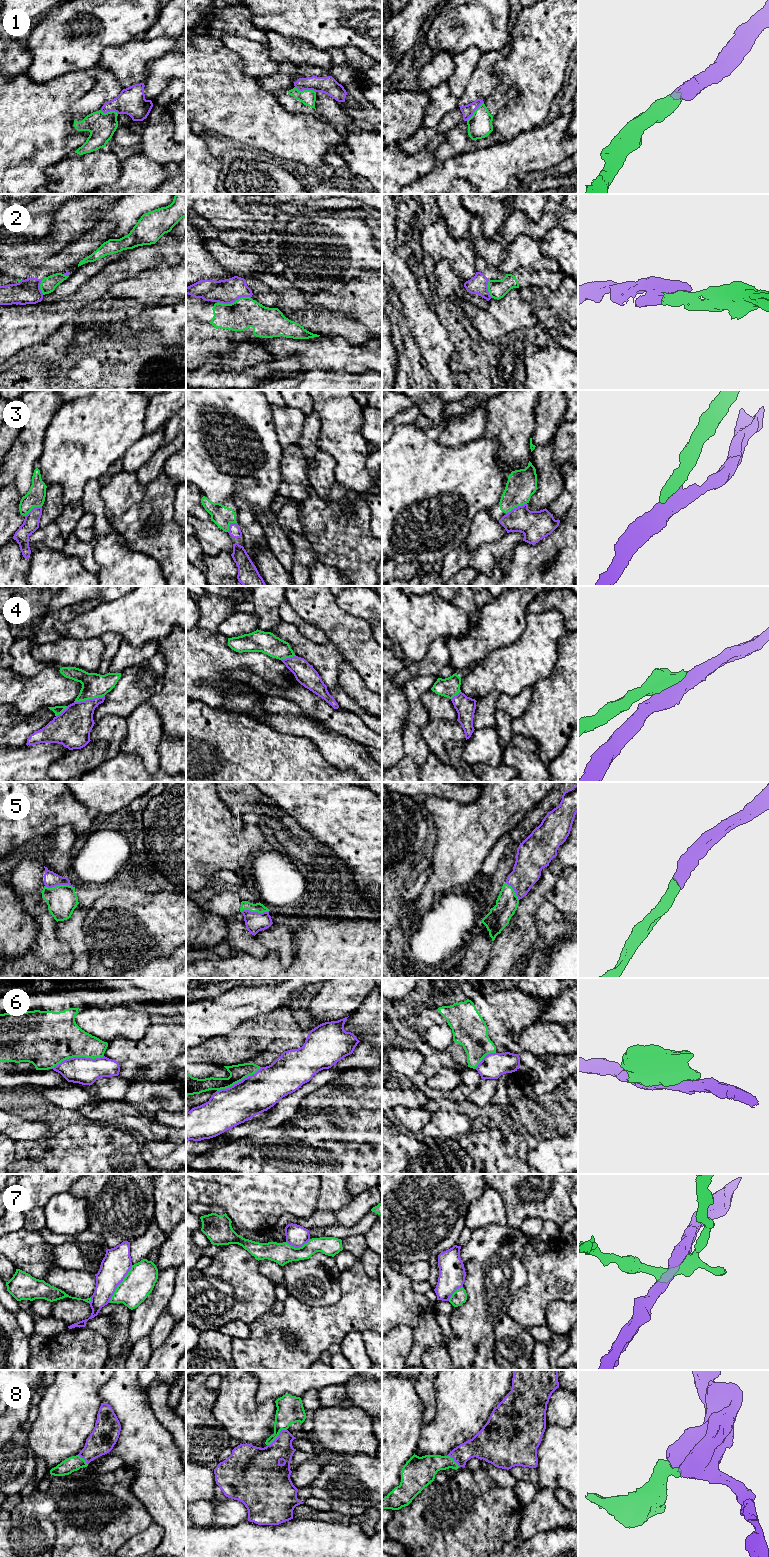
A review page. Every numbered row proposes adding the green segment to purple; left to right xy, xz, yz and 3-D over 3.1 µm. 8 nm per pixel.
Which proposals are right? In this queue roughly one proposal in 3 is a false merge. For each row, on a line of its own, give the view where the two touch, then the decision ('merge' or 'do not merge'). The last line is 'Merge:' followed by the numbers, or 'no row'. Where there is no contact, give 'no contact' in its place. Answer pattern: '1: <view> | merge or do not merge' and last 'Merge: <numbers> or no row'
1: xz | do not merge
2: xz | do not merge
3: yz | do not merge
4: xy | do not merge
5: xy | merge
6: xy | do not merge
7: xy | do not merge
8: xz | merge
Merge: 5, 8

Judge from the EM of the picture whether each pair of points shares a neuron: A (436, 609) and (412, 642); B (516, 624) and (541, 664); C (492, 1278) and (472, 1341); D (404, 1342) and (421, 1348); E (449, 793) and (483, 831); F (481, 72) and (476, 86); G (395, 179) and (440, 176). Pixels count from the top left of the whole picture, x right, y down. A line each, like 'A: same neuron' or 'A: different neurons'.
A: same neuron
B: different neurons
C: same neuron
D: different neurons
E: different neurons
F: same neuron
G: different neurons

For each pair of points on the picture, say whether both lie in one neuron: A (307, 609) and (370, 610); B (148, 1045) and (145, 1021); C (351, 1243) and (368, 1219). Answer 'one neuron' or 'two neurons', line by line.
A: two neurons
B: two neurons
C: two neurons

